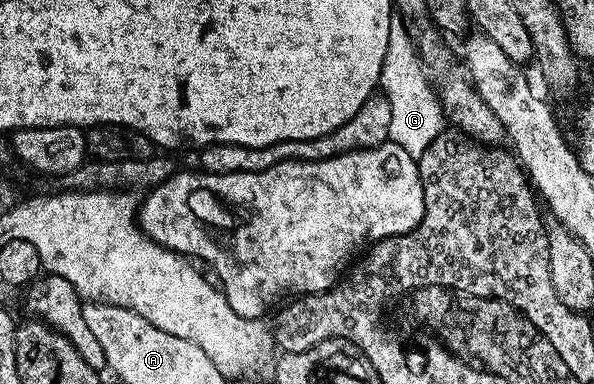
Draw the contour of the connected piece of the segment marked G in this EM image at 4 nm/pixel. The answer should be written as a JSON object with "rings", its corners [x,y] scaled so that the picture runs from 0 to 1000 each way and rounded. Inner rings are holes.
{"rings":[[[670,52],[658,55],[657,91],[653,94],[653,135],[646,146],[643,180],[641,232],[660,276],[660,313],[655,315],[655,367],[673,375],[680,396],[687,396],[700,417],[710,409],[712,396],[734,365],[734,354],[747,346],[754,307],[737,255],[737,237],[727,221],[704,146],[700,112],[692,81],[682,78]]]}

